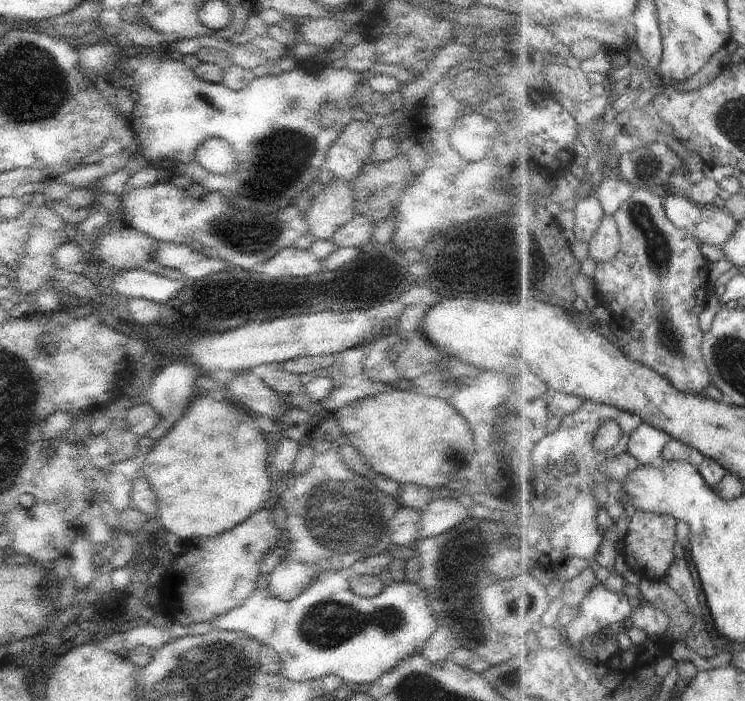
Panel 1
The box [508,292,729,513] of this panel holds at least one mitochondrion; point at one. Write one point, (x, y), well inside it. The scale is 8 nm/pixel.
(669, 338)

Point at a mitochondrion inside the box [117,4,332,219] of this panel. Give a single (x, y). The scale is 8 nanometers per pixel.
(284, 154)

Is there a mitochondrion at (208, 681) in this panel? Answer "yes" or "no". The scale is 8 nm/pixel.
yes

